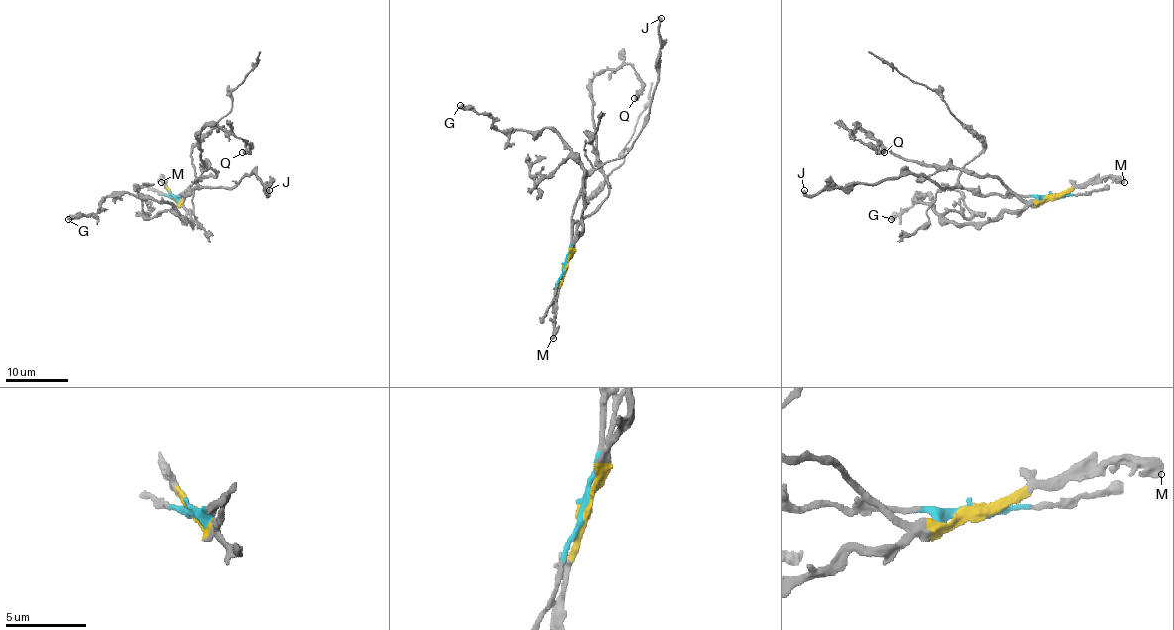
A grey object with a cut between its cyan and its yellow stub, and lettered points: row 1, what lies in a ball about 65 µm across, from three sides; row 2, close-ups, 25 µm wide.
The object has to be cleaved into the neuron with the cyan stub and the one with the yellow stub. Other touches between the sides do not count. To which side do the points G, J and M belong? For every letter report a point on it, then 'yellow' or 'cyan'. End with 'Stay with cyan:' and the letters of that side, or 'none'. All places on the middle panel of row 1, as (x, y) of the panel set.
G: at (460, 105); yellow
J: at (661, 18); cyan
M: at (553, 338); yellow
Stay with cyan: J

